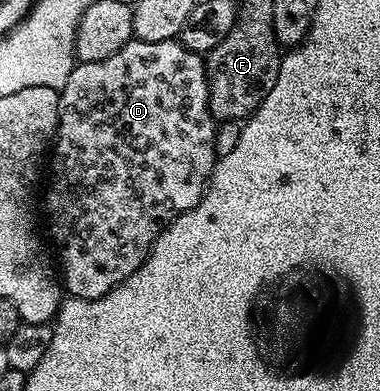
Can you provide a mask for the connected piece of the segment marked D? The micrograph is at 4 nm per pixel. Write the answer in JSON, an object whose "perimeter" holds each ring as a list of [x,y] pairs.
{"perimeter":[[[136,38],[129,41],[111,58],[99,62],[78,63],[71,70],[67,82],[60,88],[59,122],[57,134],[51,145],[51,164],[53,160],[53,181],[45,192],[45,216],[49,219],[49,236],[57,247],[57,256],[61,259],[59,276],[63,288],[70,297],[78,300],[94,300],[119,286],[147,257],[157,235],[164,230],[179,214],[191,210],[205,195],[205,185],[213,175],[213,166],[219,159],[217,152],[217,128],[209,109],[209,87],[205,73],[205,61],[200,55],[187,50],[177,40],[167,42],[143,42]]]}

